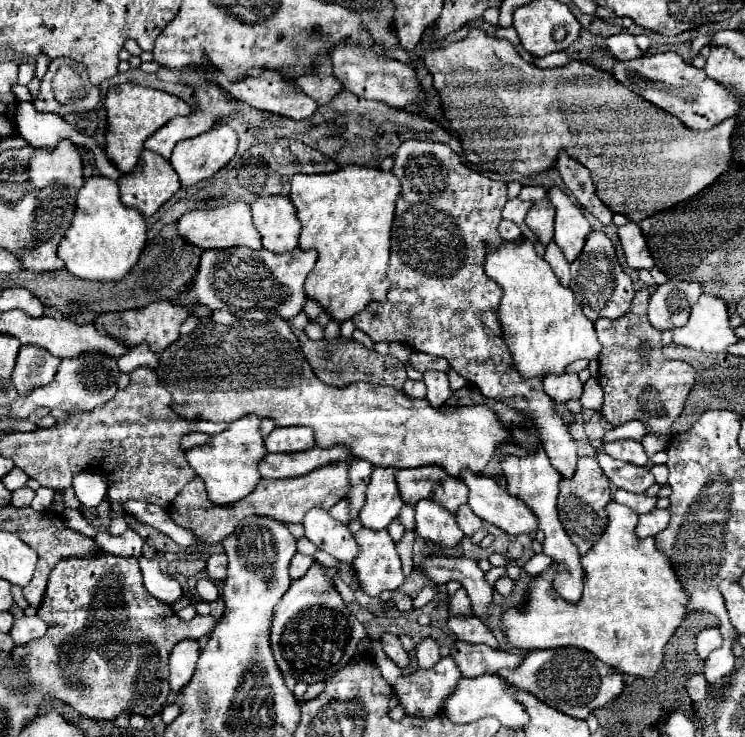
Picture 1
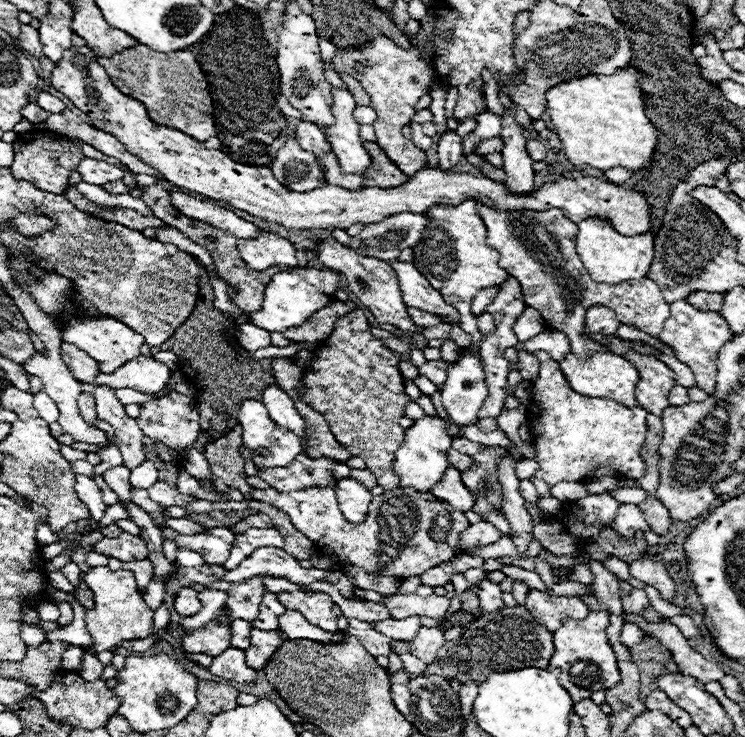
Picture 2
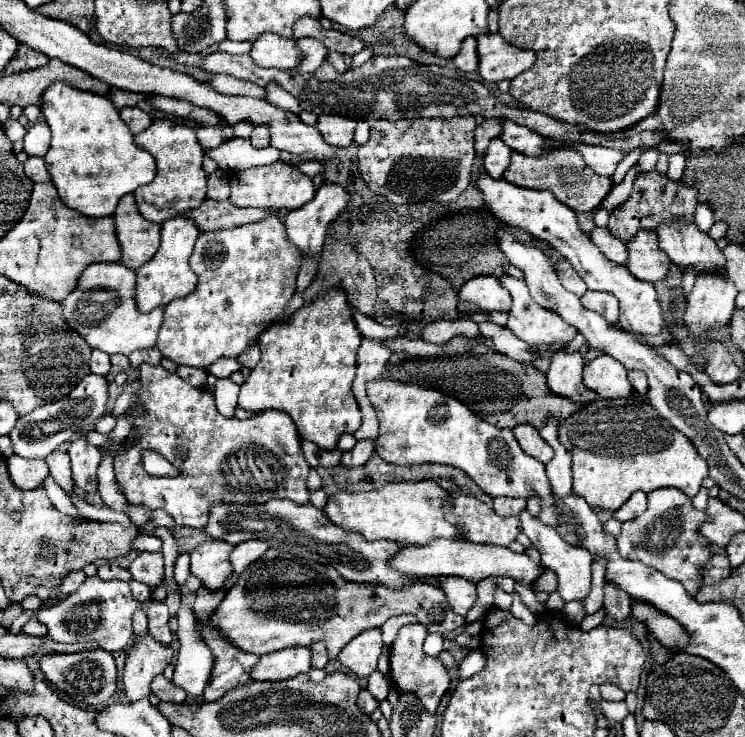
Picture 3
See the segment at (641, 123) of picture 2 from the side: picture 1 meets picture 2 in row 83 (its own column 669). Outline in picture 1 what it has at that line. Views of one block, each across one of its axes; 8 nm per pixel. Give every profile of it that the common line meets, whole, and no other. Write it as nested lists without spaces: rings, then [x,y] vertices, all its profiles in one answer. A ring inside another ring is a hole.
[[[612,500],[606,506],[606,512],[608,512],[608,526],[604,534],[586,554],[580,556],[580,564],[584,570],[584,592],[580,600],[576,604],[570,604],[556,594],[552,584],[556,576],[556,566],[554,564],[548,566],[542,574],[530,578],[524,606],[502,612],[504,640],[512,648],[522,648],[522,650],[574,646],[592,652],[596,658],[610,664],[622,674],[652,678],[662,662],[666,642],[670,640],[670,636],[676,632],[676,628],[682,624],[686,616],[684,606],[688,602],[688,592],[678,582],[670,566],[670,560],[656,550],[654,540],[640,540],[634,536],[638,514],[632,508]]]

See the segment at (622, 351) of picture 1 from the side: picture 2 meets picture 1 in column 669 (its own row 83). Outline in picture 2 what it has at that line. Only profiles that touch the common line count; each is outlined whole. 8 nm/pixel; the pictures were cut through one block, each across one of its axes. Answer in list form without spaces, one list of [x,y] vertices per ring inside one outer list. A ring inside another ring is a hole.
[[[374,36],[372,42],[364,44],[362,48],[336,48],[332,64],[336,72],[344,72],[356,78],[364,92],[370,96],[370,106],[378,114],[378,120],[374,122],[376,144],[406,176],[412,178],[420,168],[426,166],[426,154],[412,140],[406,140],[400,130],[416,114],[414,104],[418,102],[418,98],[426,94],[426,88],[438,80],[432,60],[424,58],[422,50],[414,44],[404,50],[388,36]]]

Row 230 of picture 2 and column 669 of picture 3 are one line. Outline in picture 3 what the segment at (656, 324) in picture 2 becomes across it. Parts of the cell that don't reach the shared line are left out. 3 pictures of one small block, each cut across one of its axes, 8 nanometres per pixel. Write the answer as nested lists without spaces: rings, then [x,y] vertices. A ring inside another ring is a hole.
[[[672,487],[654,490],[652,494],[648,494],[646,512],[622,524],[618,550],[622,556],[640,560],[646,566],[666,574],[668,578],[682,582],[686,592],[690,596],[696,596],[702,586],[702,570],[708,558],[712,558],[710,542],[706,542],[706,538],[700,534],[700,526],[704,522],[710,522],[710,516],[706,512],[698,512],[692,506],[690,498],[680,490]]]

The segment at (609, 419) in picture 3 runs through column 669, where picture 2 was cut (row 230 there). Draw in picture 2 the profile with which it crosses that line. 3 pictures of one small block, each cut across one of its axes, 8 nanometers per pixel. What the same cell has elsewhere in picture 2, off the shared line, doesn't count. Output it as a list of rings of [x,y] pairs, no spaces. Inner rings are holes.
[[[466,200],[458,206],[434,206],[426,212],[430,218],[428,226],[424,228],[418,244],[414,244],[414,266],[430,286],[438,292],[442,292],[446,304],[454,306],[460,314],[460,328],[472,336],[472,344],[468,346],[468,352],[480,358],[480,344],[482,334],[476,328],[476,320],[470,312],[470,302],[478,294],[480,288],[498,286],[506,280],[506,272],[498,266],[500,254],[486,244],[486,226],[484,220],[478,216],[476,202]]]

